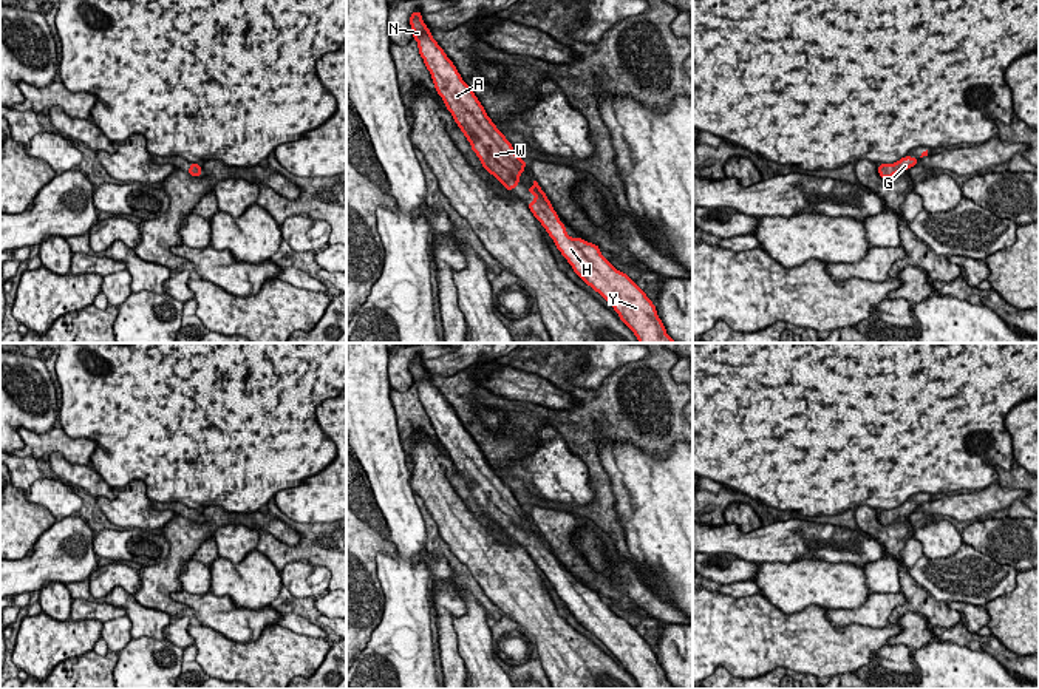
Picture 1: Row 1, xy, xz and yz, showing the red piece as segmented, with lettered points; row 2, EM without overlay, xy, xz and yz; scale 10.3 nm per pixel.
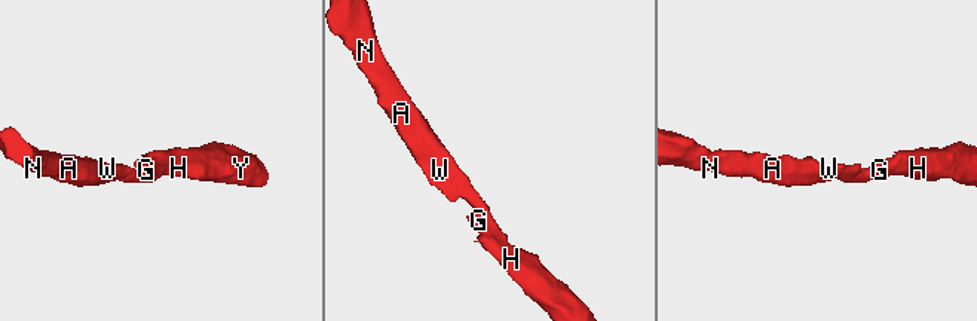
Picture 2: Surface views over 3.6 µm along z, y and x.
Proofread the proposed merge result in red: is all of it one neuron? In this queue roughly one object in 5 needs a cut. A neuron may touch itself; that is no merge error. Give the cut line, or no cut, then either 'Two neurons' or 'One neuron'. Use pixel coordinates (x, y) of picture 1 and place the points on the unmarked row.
No split. One neuron

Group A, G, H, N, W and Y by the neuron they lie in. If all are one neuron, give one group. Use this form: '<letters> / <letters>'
A G H N W Y

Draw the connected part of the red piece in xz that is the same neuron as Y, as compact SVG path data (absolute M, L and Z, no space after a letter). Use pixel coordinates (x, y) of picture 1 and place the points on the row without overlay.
M537 527L527 536L537 542L527 553L554 585L557 595L574 618L614 653L637 686L640 689L676 689L666 680L656 650L646 640L625 618L617 616L601 601L597 590L567 581L558 559Z

